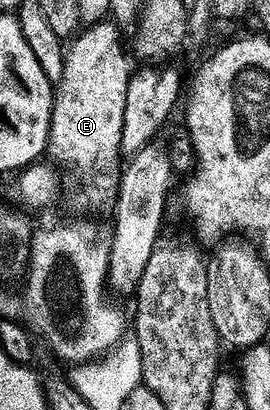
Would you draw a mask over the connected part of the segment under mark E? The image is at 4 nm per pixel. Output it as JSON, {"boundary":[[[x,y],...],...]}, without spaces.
{"boundary":[[[109,20],[90,25],[85,31],[82,31],[74,39],[73,43],[75,44],[72,48],[69,48],[63,76],[57,83],[54,93],[47,154],[48,157],[54,158],[52,161],[56,165],[61,164],[87,174],[88,184],[83,185],[79,191],[73,192],[69,196],[70,204],[80,208],[83,211],[80,213],[83,214],[85,214],[85,211],[101,205],[107,199],[109,199],[108,201],[114,199],[120,183],[121,163],[119,164],[119,158],[121,159],[123,154],[121,151],[122,128],[128,84],[130,84],[133,75],[132,69],[129,70],[127,56],[123,52],[121,35],[123,35],[122,31],[117,24]]]}

